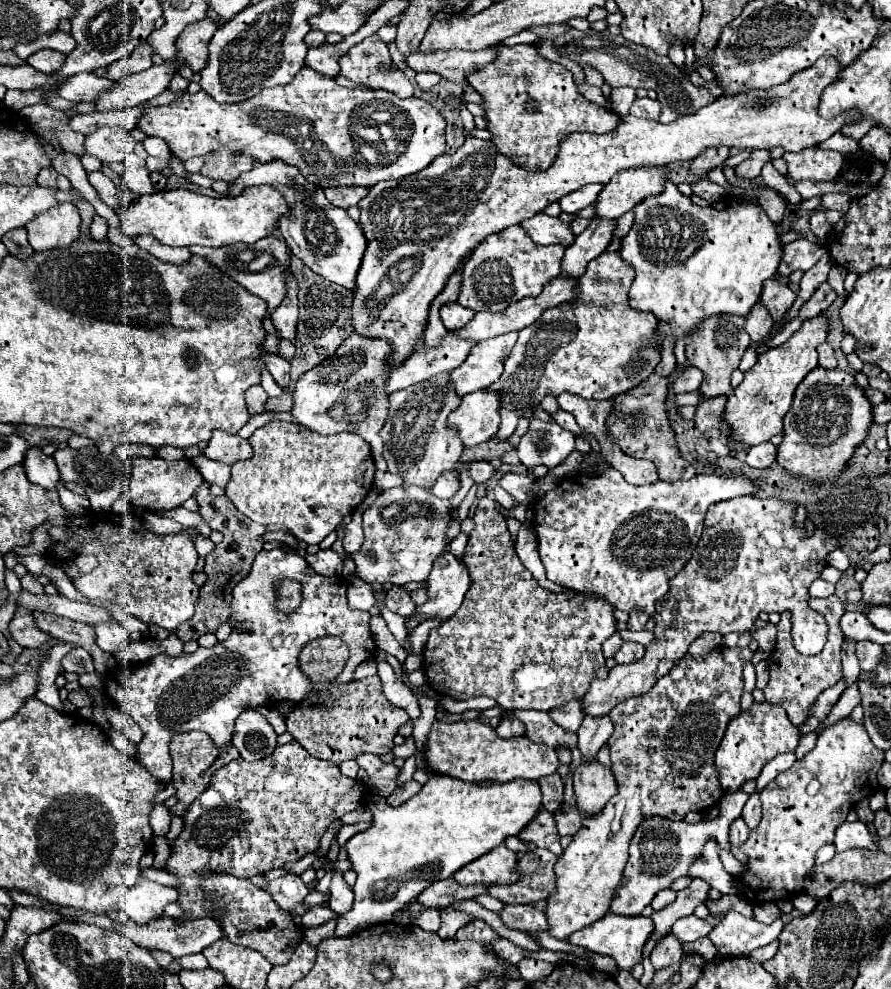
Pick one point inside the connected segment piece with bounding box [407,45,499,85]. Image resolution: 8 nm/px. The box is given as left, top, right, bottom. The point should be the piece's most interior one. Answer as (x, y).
(454, 65)

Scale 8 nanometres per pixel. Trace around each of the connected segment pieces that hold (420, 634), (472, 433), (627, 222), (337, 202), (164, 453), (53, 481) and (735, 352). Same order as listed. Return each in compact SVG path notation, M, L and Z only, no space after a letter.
M423 621L419 623L415 629L409 631L407 635L407 641L409 641L409 653L413 655L423 655L423 647L427 643L427 635L433 627L439 627L441 621Z
M475 391L461 399L461 405L449 415L449 427L457 431L465 447L489 441L499 429L499 397L495 393Z
M631 211L625 213L625 215L621 215L617 219L617 227L613 231L613 239L621 239L627 233L627 229L631 229L631 223L633 223L633 213Z
M327 187L325 195L335 207L347 209L351 205L357 205L357 201L363 195L367 195L367 191L365 191L365 187Z
M170 445L161 446L159 447L159 449L155 449L155 453L157 453L159 457L167 461L174 461L177 459L186 458L185 454L183 454L182 449Z
M31 447L27 453L27 459L23 463L27 471L27 479L35 485L45 487L47 491L57 491L57 483L61 481L57 463L53 457L47 457L41 453L39 447Z
M715 315L701 323L699 331L687 339L687 361L699 367L705 375L699 393L703 399L729 395L731 393L731 373L739 367L739 361L749 347L751 339L745 331L745 317L737 315Z

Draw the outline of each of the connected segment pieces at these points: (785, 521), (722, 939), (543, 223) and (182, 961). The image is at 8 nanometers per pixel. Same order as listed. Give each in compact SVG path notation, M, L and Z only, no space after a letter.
M753 495L711 505L701 543L683 571L669 581L671 589L667 597L657 603L653 615L655 641L647 645L641 661L615 665L607 679L591 681L591 689L581 697L585 715L605 717L617 703L647 693L655 679L669 673L701 633L745 633L753 627L761 611L791 611L795 649L803 655L817 655L827 641L827 623L823 615L807 605L807 589L827 565L827 555L839 547L839 541L823 531L807 535L803 529L793 529L793 515L795 505Z
M729 911L721 923L717 923L707 935L717 951L725 957L747 957L753 949L765 947L779 937L783 921L777 919L771 925L747 919L735 911Z
M537 213L531 219L523 219L521 227L535 243L541 243L541 245L553 245L553 243L571 245L575 239L567 223L559 221L557 217L549 217L545 213Z
M195 953L195 955L187 955L187 957L179 957L175 959L183 969L207 969L209 963L203 957L203 953Z

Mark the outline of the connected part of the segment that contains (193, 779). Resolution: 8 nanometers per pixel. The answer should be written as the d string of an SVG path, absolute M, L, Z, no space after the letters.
M187 731L187 733L179 733L179 735L175 735L175 739L171 739L171 757L173 757L173 779L171 779L171 783L175 785L175 789L177 789L175 795L179 799L179 803L173 807L173 813L183 817L183 811L193 803L193 799L207 789L211 775L219 767L227 765L229 761L239 759L239 751L233 745L229 745L227 749L215 747L213 741L203 731Z

